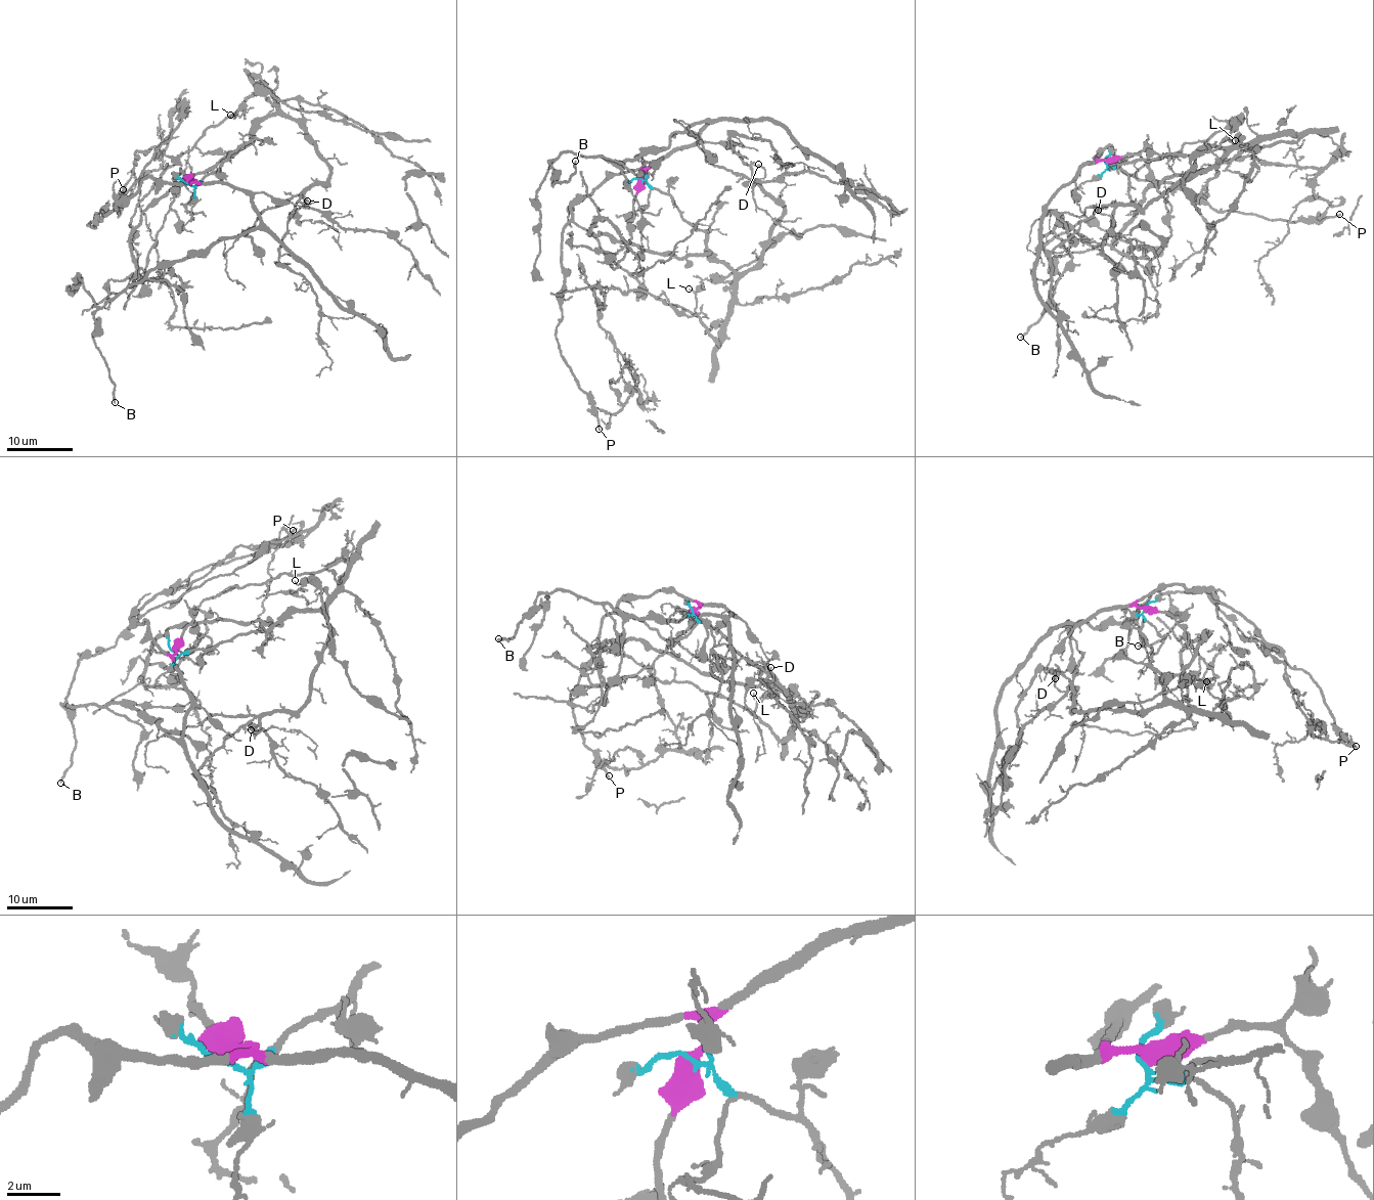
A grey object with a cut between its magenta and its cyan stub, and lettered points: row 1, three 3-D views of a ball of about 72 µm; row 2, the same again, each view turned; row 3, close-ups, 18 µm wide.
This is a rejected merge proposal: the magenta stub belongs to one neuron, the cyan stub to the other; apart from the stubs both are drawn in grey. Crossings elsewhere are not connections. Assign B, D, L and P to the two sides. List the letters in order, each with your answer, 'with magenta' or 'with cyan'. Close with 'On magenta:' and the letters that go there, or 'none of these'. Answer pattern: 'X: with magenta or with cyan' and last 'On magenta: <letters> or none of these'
B: with magenta
D: with cyan
L: with cyan
P: with magenta
On magenta: B, P

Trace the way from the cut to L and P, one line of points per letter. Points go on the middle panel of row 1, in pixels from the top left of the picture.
L: (640, 179), (671, 196), (734, 273), (718, 344), (689, 289)
P: (640, 179), (641, 169), (614, 173), (574, 204), (563, 232), (564, 296), (558, 348), (586, 394), (599, 429)

